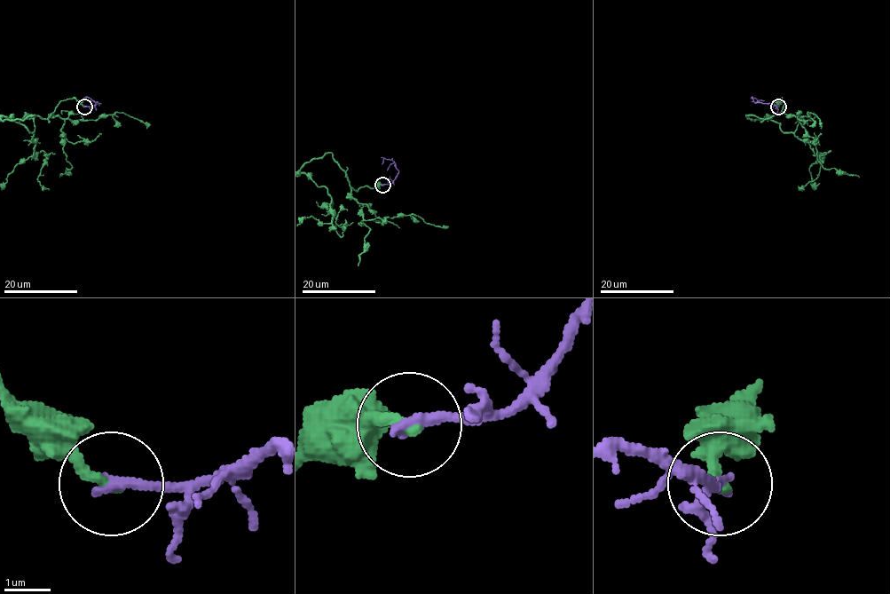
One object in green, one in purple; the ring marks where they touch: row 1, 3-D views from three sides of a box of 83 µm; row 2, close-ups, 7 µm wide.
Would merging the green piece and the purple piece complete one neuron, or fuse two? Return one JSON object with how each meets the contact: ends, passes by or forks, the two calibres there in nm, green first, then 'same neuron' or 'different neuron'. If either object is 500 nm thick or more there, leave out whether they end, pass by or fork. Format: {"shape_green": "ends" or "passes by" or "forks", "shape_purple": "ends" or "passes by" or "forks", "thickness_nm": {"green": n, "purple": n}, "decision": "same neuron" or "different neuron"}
{"shape_green": "ends", "shape_purple": "ends", "thickness_nm": {"green": 240, "purple": 280}, "decision": "different neuron"}

